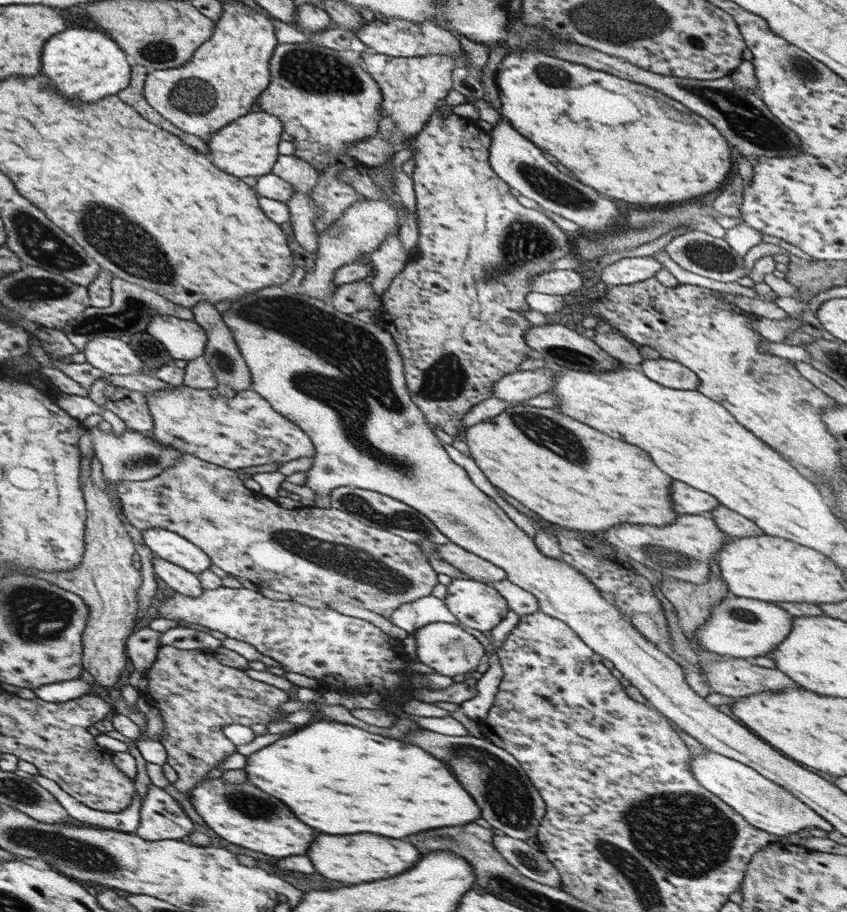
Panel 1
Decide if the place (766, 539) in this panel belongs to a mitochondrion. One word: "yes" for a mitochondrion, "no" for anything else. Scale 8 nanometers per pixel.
no

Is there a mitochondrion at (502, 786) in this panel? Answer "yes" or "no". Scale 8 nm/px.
yes

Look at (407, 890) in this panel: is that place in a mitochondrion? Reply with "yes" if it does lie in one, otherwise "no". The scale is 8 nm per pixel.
no

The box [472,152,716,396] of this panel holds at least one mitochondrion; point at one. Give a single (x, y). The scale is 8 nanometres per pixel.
(523, 244)

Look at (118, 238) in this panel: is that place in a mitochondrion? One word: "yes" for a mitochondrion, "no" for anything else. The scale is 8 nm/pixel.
yes

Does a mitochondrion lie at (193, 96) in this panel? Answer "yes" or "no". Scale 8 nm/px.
yes

